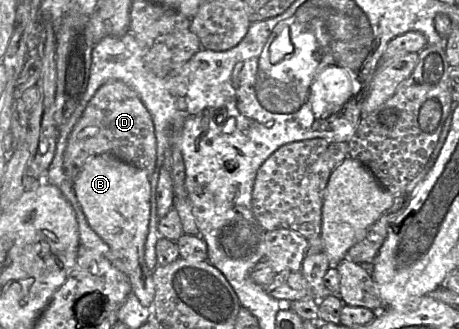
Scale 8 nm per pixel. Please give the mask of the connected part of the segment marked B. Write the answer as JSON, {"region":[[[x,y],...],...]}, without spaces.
{"region":[[[103,153],[87,160],[73,186],[90,226],[127,266],[132,291],[143,306],[152,307],[155,294],[153,270],[145,262],[145,242],[151,211],[148,175],[112,154]]]}

